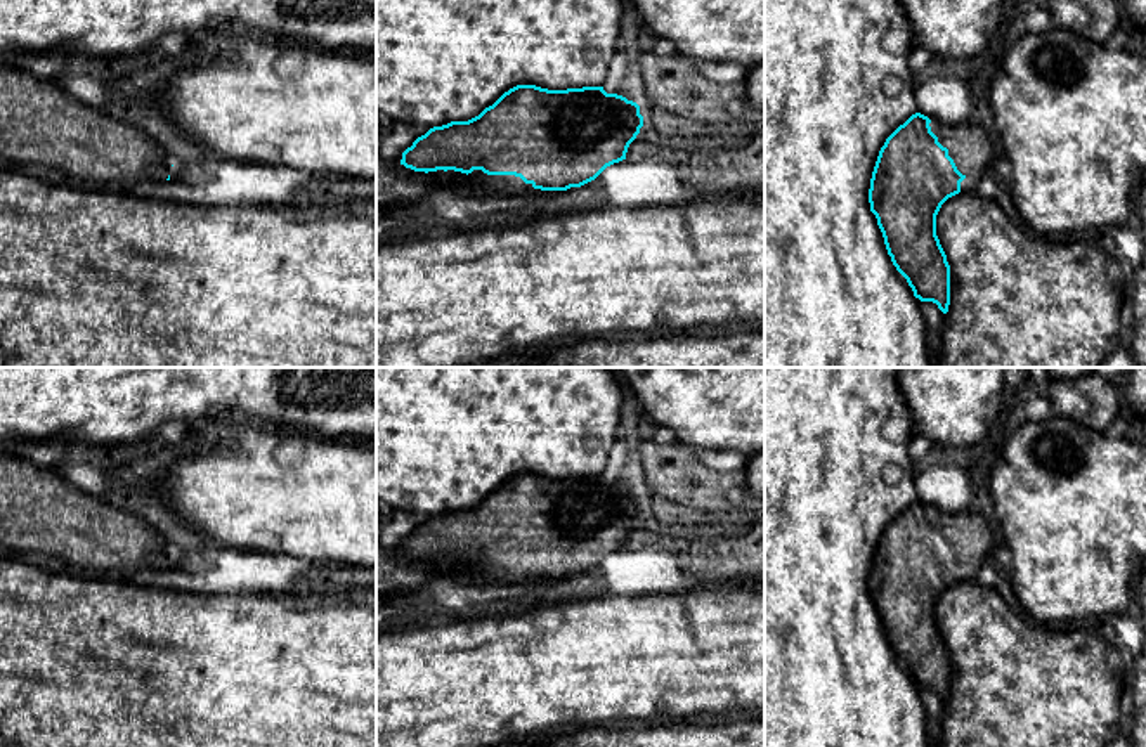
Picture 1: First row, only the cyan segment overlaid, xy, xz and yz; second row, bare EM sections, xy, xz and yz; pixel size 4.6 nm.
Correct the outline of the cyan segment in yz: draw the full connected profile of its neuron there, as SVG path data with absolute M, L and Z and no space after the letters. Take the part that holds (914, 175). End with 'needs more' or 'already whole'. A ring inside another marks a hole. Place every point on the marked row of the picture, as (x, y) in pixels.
M915 113L886 139L872 172L870 211L877 218L891 262L914 296L936 303L943 314L950 305L950 265L936 236L936 215L948 198L976 191L990 168L992 151L990 137L980 125L967 120L947 125Z | needs more

